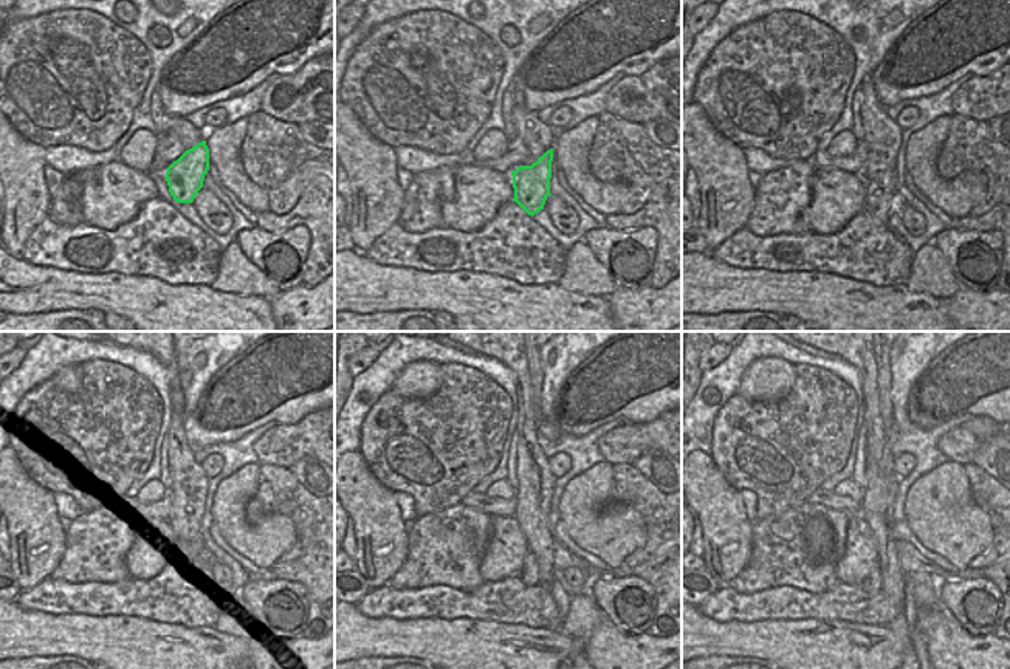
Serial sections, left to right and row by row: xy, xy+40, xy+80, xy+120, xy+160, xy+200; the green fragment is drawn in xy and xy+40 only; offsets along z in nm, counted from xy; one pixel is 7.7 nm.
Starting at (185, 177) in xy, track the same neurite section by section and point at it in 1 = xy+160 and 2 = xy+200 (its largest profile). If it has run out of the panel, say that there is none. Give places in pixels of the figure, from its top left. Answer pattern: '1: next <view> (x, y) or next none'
1: next xy+160 (530, 572)
2: next xy+200 (872, 583)

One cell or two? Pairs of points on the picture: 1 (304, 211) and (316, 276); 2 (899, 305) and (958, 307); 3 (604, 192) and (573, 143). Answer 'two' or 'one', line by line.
1: one
2: two
3: one

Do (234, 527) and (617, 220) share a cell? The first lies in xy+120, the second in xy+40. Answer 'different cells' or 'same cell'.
different cells

